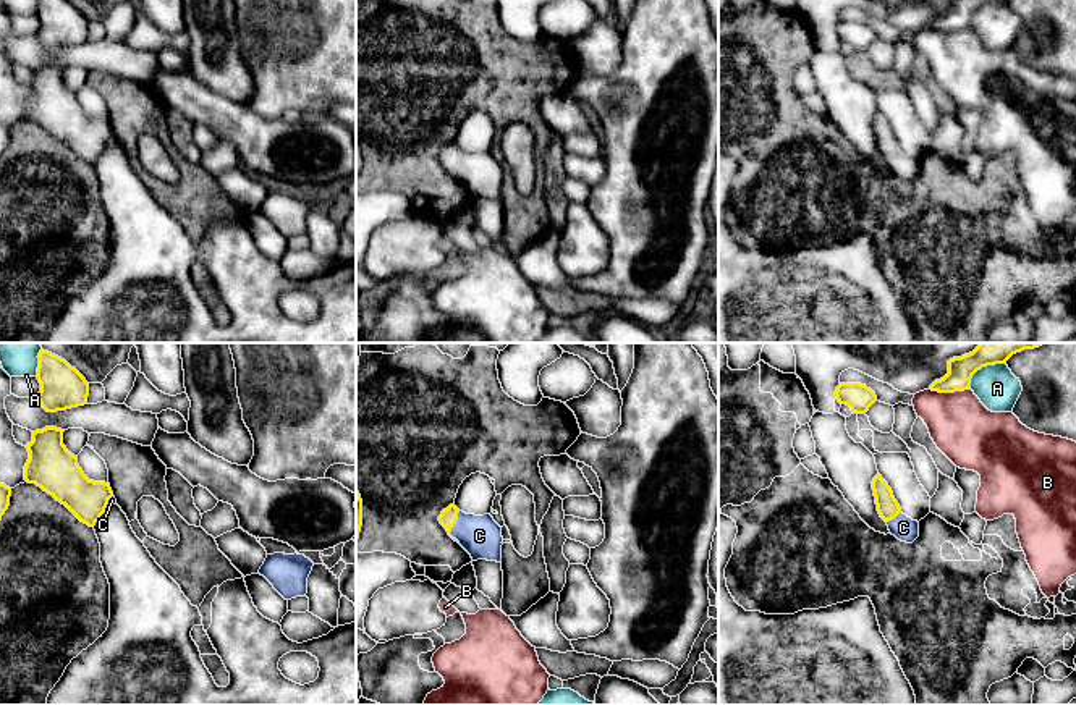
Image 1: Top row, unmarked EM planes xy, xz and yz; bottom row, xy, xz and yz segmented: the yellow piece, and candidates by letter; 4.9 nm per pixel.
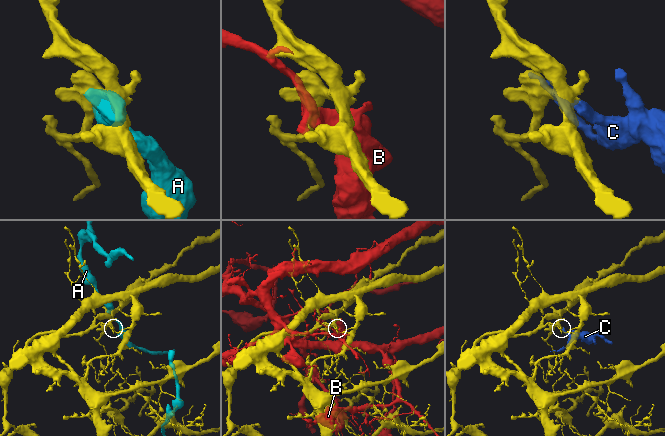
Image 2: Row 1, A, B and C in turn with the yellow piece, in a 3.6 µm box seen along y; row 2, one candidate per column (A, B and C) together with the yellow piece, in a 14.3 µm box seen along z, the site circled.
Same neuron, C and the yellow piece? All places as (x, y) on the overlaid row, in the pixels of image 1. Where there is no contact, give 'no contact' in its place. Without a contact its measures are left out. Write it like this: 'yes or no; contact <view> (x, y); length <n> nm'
yes; contact xz (455, 523); length 130 nm

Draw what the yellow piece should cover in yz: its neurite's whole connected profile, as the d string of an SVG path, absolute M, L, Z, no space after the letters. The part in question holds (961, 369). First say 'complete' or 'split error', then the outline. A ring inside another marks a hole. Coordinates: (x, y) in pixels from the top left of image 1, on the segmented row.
complete | M981 343L972 352L948 361L948 374L930 385L932 391L955 393L971 386L972 375L987 365L1006 364L1024 349L1034 349L1045 343Z

